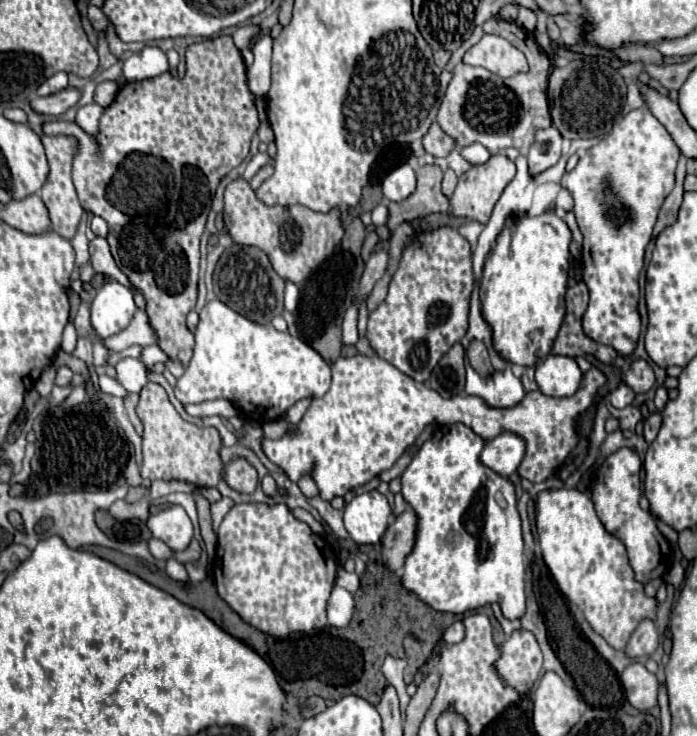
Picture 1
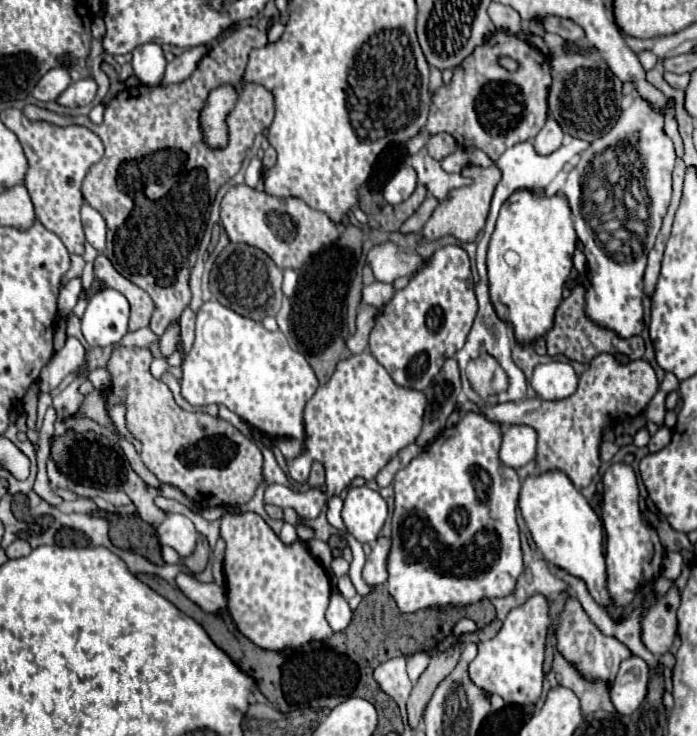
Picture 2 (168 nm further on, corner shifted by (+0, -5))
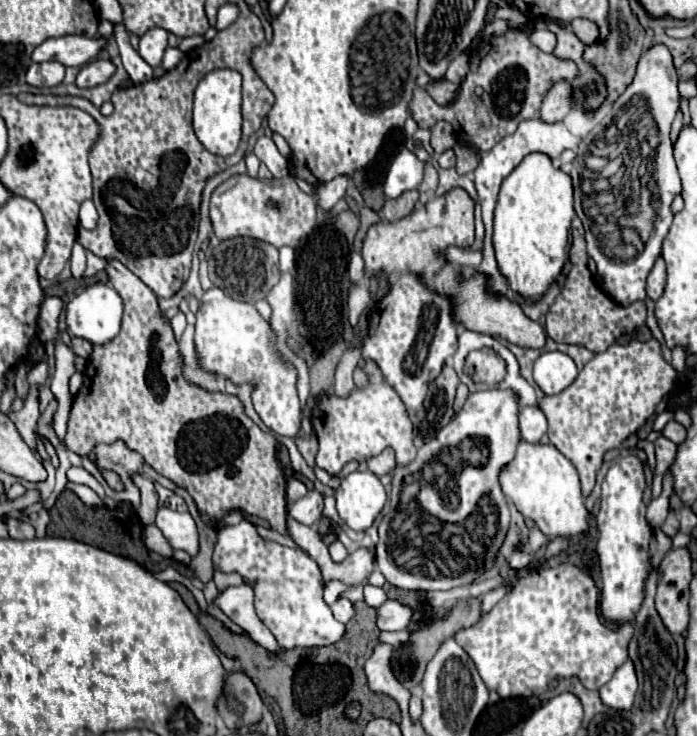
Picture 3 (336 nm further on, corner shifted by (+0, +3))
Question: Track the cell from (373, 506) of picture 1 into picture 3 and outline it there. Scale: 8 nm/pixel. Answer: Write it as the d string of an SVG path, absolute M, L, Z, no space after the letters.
M351 472L335 492L341 520L357 532L365 532L385 506L387 494L373 472Z

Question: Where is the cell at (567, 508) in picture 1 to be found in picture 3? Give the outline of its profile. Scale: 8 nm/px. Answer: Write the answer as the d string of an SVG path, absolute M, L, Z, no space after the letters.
M519 442L517 446L517 456L515 460L501 472L499 476L503 494L507 498L513 500L513 504L517 506L517 510L523 516L529 516L535 526L549 538L573 538L579 534L585 534L589 530L589 512L585 508L585 500L581 494L581 484L579 484L579 476L575 466L551 444L527 444L527 442Z

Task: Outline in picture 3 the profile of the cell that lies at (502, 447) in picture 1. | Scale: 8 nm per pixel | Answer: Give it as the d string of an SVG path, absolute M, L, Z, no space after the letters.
M537 406L523 408L519 412L519 432L521 432L523 442L537 444L541 440L541 436L547 432L545 414Z

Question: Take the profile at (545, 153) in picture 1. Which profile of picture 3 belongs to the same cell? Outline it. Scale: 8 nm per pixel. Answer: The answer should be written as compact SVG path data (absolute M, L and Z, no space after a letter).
M557 82L549 94L543 100L539 118L545 124L555 124L561 122L567 114L569 114L571 106L569 106L569 82Z

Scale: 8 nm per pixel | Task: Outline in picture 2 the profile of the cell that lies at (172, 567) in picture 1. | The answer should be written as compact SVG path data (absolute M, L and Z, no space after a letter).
M179 572L177 574L177 586L185 592L189 600L193 600L197 606L201 606L205 612L211 614L223 614L227 612L227 598L225 588L213 584L201 584L193 576Z

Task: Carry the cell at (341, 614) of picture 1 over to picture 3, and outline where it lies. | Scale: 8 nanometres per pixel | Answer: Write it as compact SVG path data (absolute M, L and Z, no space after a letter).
M339 598L335 604L331 604L331 612L339 622L349 622L353 618L353 604L347 598Z

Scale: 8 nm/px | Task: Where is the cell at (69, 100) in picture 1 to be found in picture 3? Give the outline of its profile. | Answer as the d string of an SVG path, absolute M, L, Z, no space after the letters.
M93 60L91 64L85 64L79 70L75 84L79 88L95 88L99 84L105 84L113 72L115 72L115 66L109 60Z

